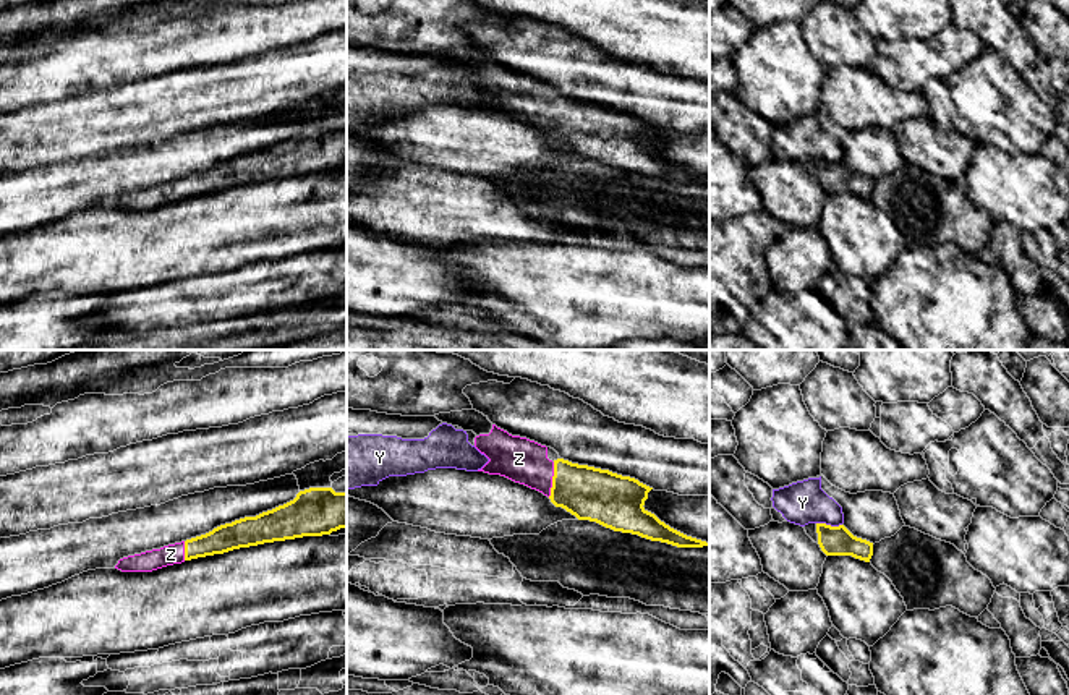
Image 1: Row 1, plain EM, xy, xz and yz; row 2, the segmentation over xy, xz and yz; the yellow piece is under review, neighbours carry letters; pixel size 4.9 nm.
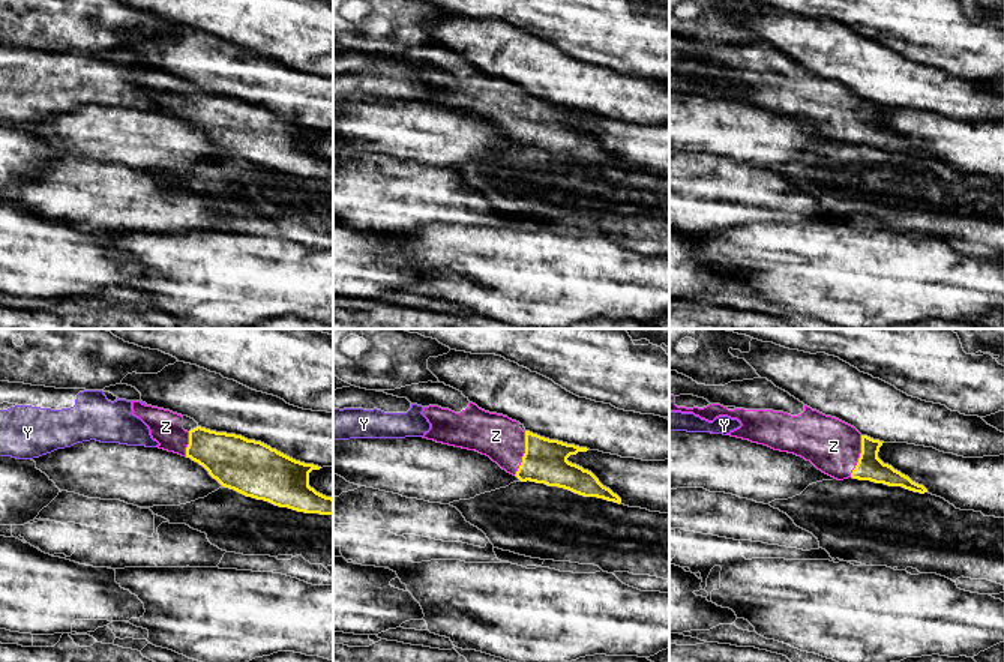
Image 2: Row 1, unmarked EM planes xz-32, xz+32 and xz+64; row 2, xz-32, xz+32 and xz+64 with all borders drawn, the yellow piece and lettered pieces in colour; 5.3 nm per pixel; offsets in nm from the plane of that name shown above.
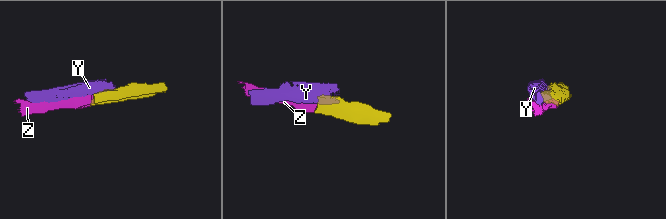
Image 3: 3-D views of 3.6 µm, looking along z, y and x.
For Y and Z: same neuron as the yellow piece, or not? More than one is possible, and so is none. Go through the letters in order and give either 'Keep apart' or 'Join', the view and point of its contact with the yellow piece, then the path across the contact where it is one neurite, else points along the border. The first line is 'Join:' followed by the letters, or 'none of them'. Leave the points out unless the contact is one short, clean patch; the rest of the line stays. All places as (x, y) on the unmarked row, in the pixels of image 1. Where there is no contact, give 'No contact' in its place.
Join: Z
Y: Keep apart. Touches yellow at yz (830, 162). Boundary: yz (817, 159), (841, 162)
Z: Join. Touches yellow at xz (553, 117). Path across: xz (588, 130), (561, 117), (553, 117), (519, 96)

